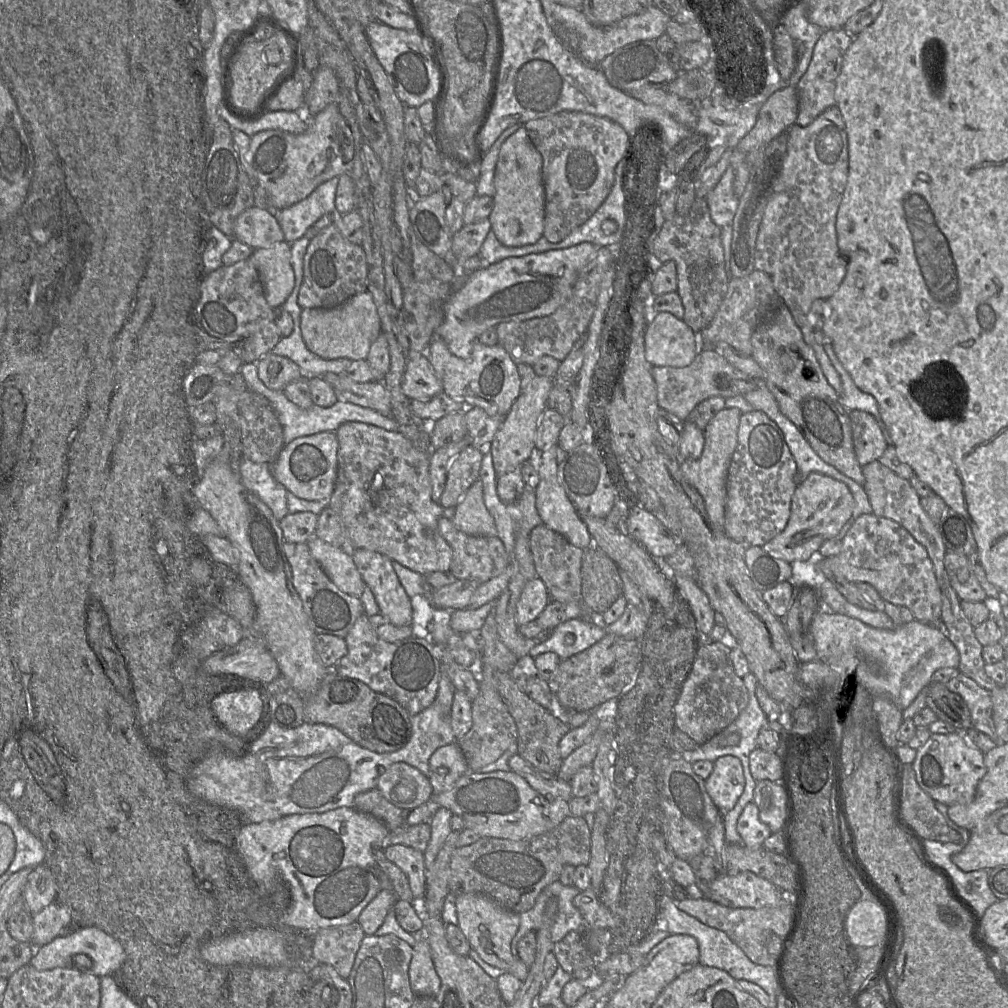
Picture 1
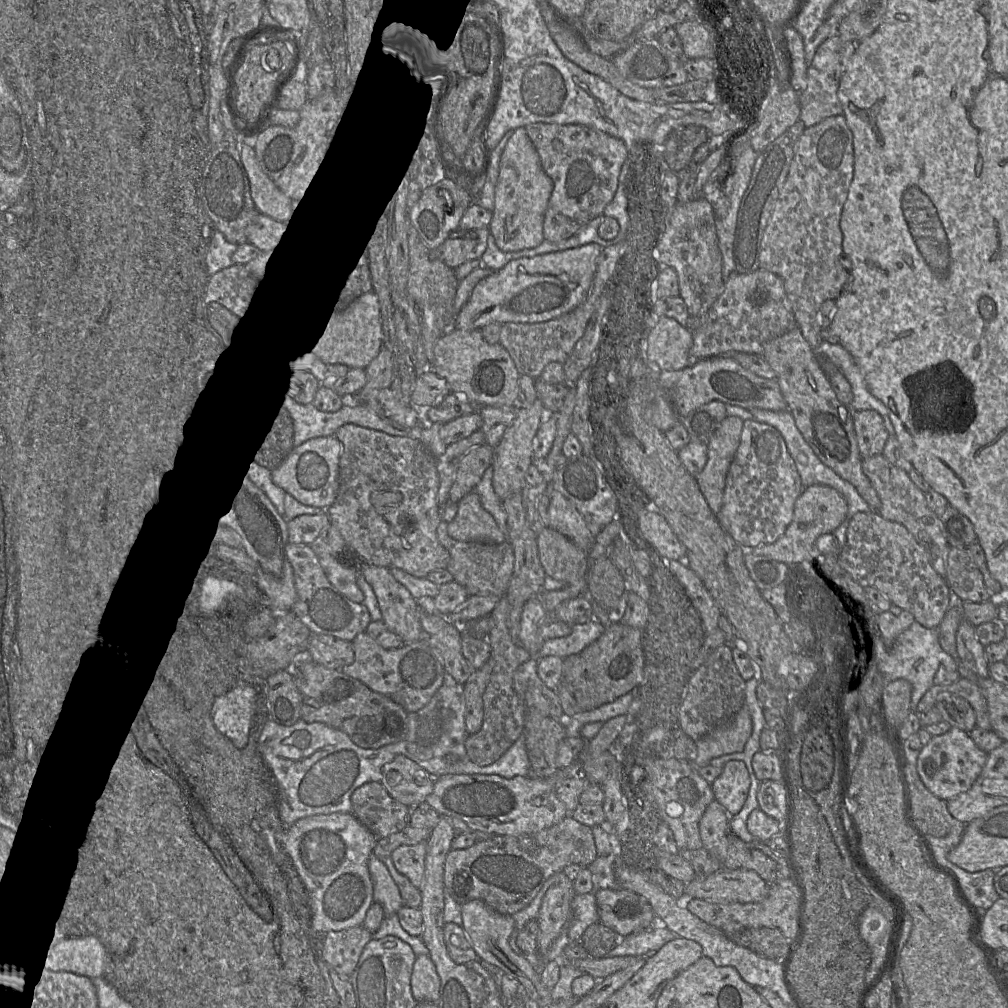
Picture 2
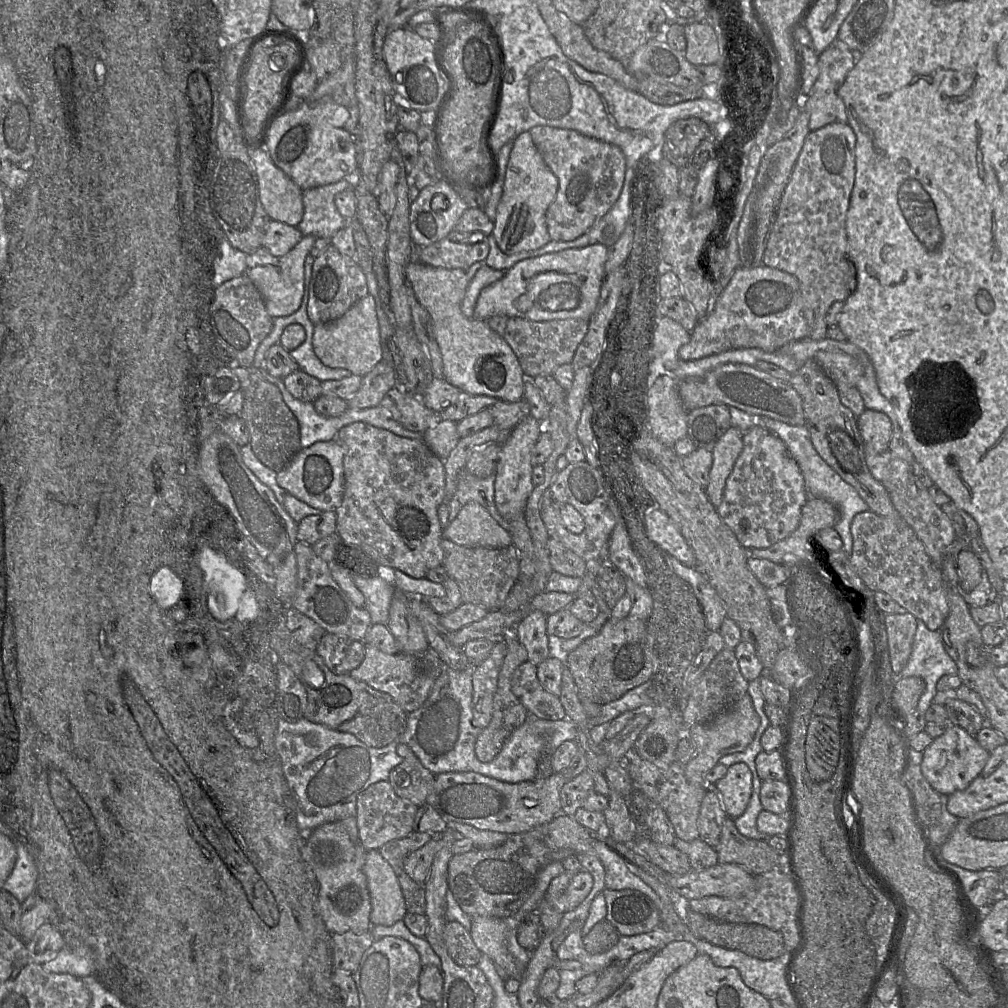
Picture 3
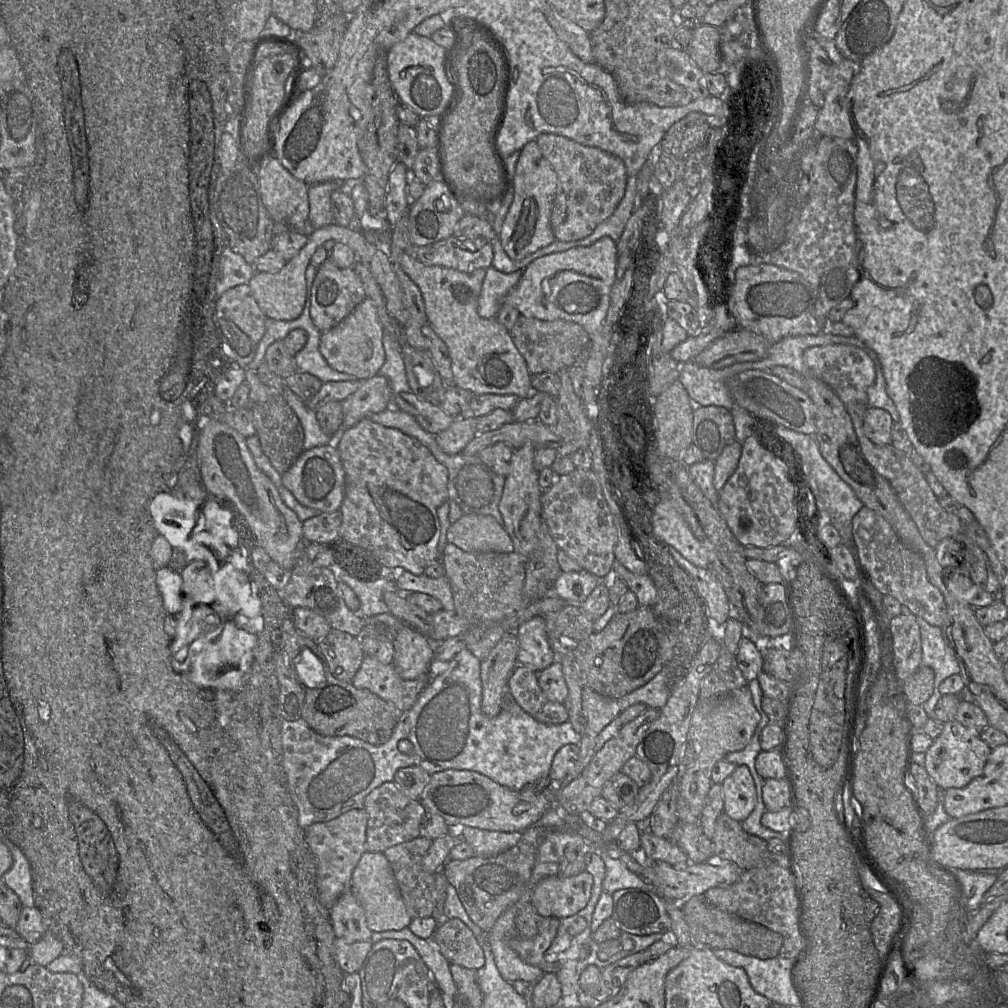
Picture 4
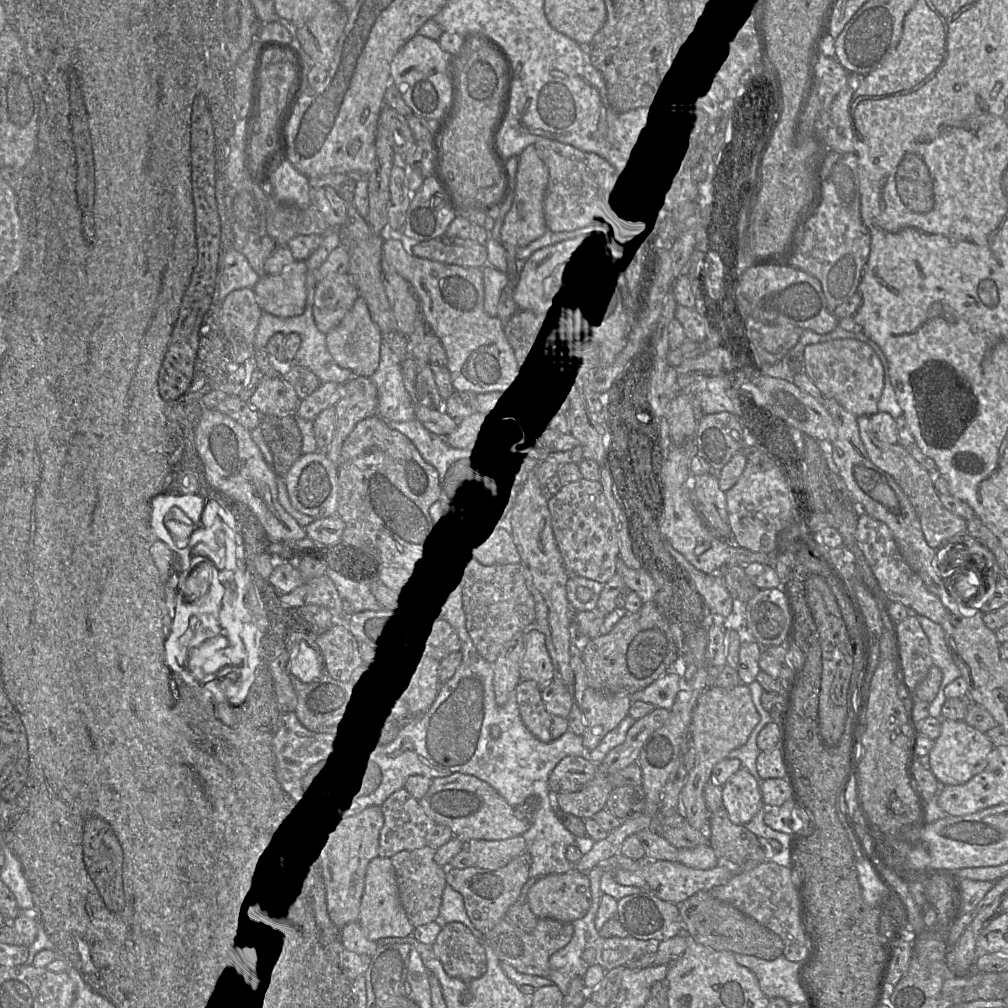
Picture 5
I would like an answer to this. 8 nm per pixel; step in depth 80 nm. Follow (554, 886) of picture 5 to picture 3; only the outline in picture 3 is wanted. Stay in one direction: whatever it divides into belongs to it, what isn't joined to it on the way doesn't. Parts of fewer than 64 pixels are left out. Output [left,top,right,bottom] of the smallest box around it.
[545,869,592,914]

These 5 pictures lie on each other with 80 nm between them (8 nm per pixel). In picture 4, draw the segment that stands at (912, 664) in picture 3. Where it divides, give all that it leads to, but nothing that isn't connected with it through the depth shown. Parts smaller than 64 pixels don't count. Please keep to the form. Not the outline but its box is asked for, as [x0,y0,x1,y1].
[916,617,960,719]

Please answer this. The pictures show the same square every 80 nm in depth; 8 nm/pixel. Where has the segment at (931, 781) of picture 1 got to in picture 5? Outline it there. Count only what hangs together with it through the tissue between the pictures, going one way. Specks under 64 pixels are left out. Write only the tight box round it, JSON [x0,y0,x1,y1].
[929,719,994,785]

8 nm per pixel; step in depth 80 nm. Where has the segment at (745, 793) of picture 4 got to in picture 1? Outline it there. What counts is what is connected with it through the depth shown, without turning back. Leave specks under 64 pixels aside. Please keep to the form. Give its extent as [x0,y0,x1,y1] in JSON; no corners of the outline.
[704,756,745,812]

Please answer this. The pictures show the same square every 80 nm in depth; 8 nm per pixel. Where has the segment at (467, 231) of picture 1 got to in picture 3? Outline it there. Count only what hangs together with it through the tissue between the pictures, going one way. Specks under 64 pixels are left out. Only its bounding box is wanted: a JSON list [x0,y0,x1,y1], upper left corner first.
[419,231,489,268]

